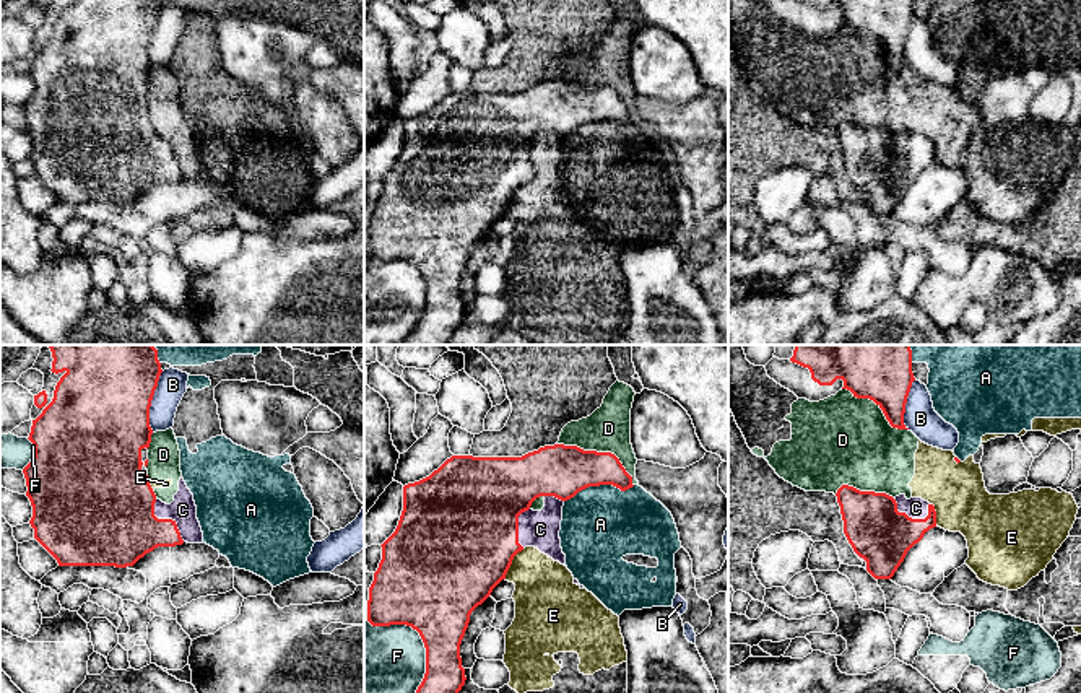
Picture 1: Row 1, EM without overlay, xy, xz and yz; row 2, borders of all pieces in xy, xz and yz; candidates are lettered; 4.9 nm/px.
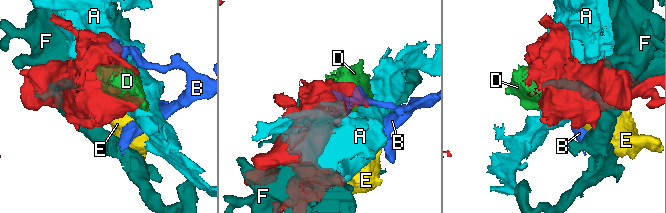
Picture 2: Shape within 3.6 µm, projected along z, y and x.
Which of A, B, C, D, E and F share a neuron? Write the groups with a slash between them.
A / B / C D E / F

